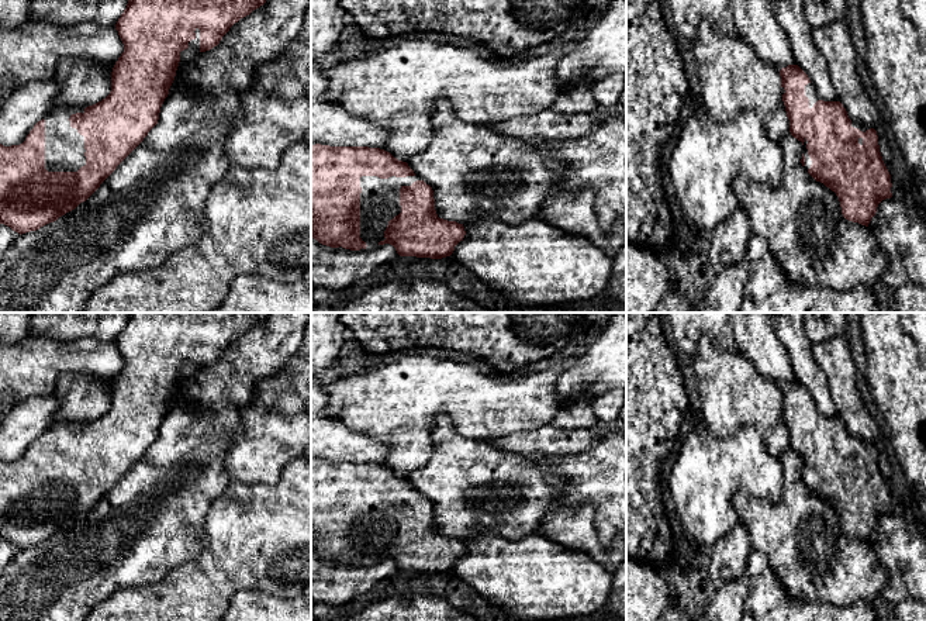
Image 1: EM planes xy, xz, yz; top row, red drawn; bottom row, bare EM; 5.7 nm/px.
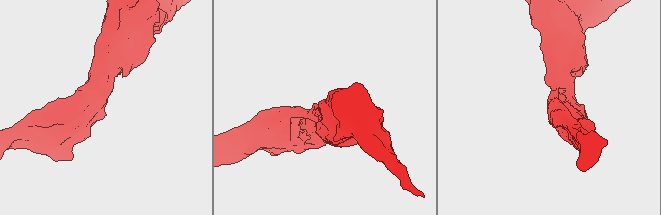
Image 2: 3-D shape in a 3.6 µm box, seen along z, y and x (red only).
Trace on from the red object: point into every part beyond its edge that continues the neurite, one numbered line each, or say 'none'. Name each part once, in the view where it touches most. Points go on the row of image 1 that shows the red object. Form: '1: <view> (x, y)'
1: xy (65, 149)

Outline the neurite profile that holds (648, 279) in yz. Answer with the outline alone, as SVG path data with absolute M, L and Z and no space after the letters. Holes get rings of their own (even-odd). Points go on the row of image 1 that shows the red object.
M626 241L626 313L652 313L668 290L666 259Z

